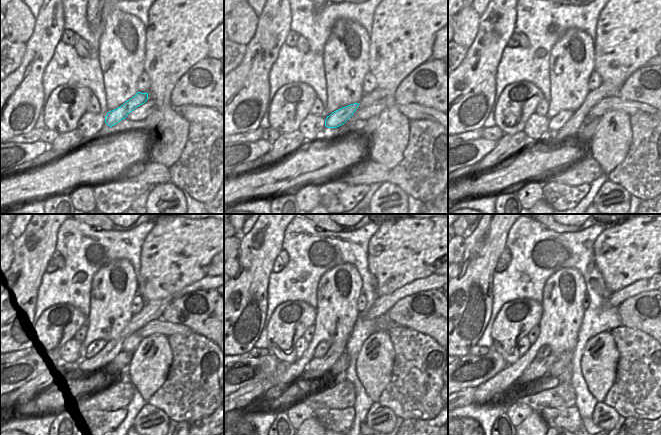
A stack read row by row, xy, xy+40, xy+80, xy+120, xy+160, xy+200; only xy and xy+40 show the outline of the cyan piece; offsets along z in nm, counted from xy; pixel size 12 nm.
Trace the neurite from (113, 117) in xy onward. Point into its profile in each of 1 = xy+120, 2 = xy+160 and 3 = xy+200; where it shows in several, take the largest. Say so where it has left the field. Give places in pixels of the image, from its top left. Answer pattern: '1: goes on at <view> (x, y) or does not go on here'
1: goes on at xy+120 (95, 347)
2: goes on at xy+160 (323, 347)
3: goes on at xy+200 (544, 351)

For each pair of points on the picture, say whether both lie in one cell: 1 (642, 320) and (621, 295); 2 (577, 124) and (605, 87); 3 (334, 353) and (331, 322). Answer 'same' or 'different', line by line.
1: different
2: same
3: different

